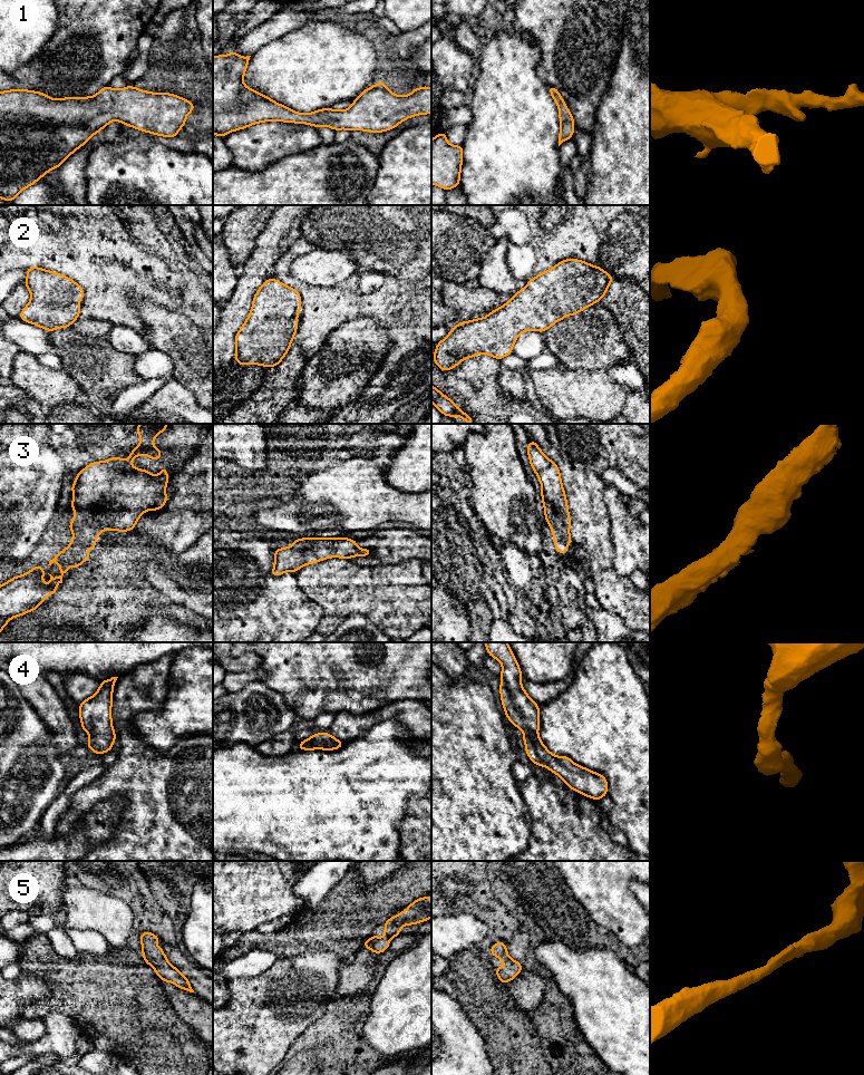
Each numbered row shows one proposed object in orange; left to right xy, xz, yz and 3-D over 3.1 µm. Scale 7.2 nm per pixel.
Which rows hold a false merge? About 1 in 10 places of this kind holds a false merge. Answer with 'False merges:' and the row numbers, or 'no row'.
False merges: no row

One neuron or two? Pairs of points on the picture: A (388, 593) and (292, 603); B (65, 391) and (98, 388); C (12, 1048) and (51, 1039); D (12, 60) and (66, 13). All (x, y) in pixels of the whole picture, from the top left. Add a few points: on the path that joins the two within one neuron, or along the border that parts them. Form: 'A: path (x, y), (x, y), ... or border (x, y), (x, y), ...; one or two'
A: border (298, 580), (299, 588), (322, 609), (317, 627); two
B: border (64, 369), (83, 390); two
C: path (22, 1048), (41, 1046); one
D: border (58, 11), (57, 27), (52, 37), (45, 45); two

